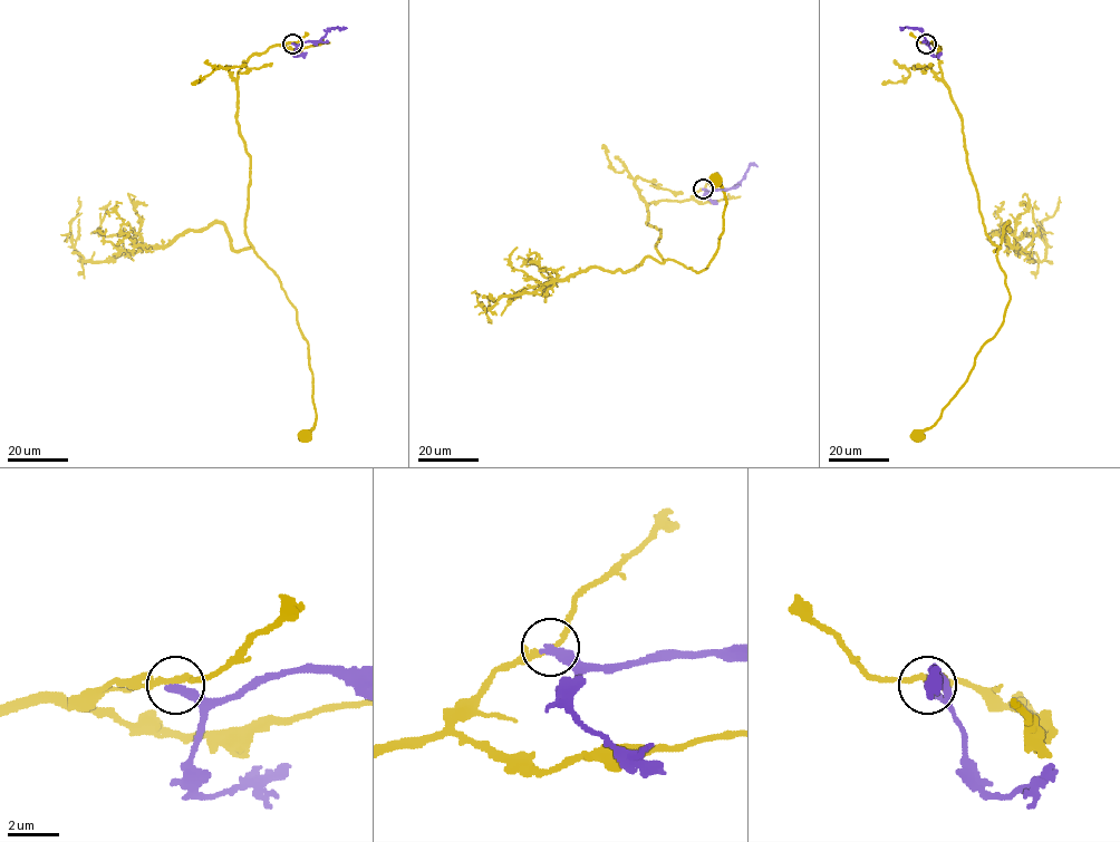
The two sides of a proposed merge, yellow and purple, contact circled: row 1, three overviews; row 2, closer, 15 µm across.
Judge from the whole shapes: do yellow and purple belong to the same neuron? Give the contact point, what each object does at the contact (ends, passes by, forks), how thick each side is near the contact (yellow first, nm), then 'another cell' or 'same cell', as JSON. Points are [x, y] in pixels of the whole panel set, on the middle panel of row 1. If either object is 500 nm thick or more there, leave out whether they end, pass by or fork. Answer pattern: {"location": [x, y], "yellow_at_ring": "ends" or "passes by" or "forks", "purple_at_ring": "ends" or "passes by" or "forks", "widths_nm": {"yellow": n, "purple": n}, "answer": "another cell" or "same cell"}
{"location": [703, 189], "yellow_at_ring": "passes by", "purple_at_ring": "ends", "widths_nm": {"yellow": 200, "purple": 320}, "answer": "another cell"}

